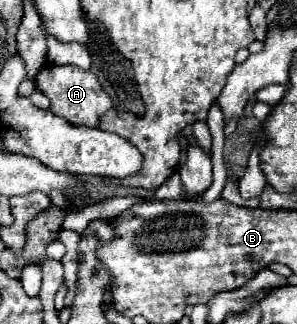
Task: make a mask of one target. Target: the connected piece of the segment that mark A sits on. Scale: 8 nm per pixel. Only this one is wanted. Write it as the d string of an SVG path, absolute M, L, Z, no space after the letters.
M46 63L36 79L36 89L44 93L50 99L50 111L58 117L64 117L72 125L86 125L86 127L98 127L100 119L112 109L112 101L106 95L106 91L100 87L96 75L92 71L82 71L74 65L54 65Z

